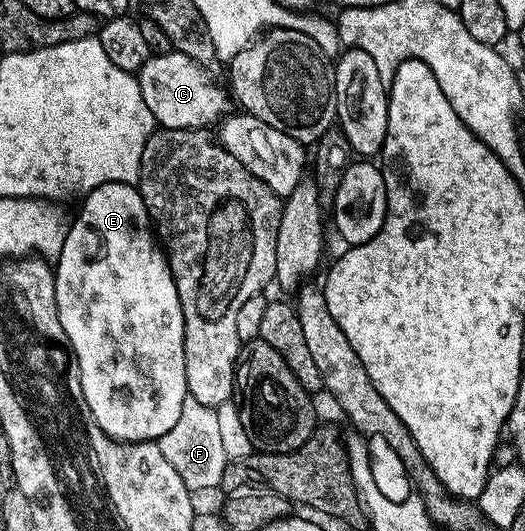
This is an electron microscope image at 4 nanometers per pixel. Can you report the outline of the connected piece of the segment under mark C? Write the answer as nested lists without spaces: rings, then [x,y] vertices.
[[[173,51],[153,54],[136,76],[148,111],[152,111],[155,122],[163,129],[206,129],[231,112],[231,94],[187,55]]]

